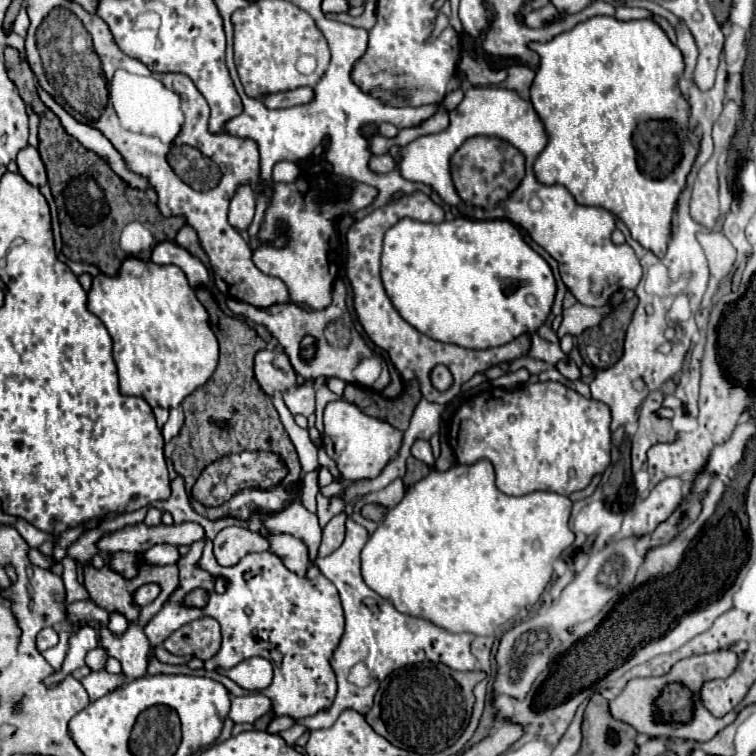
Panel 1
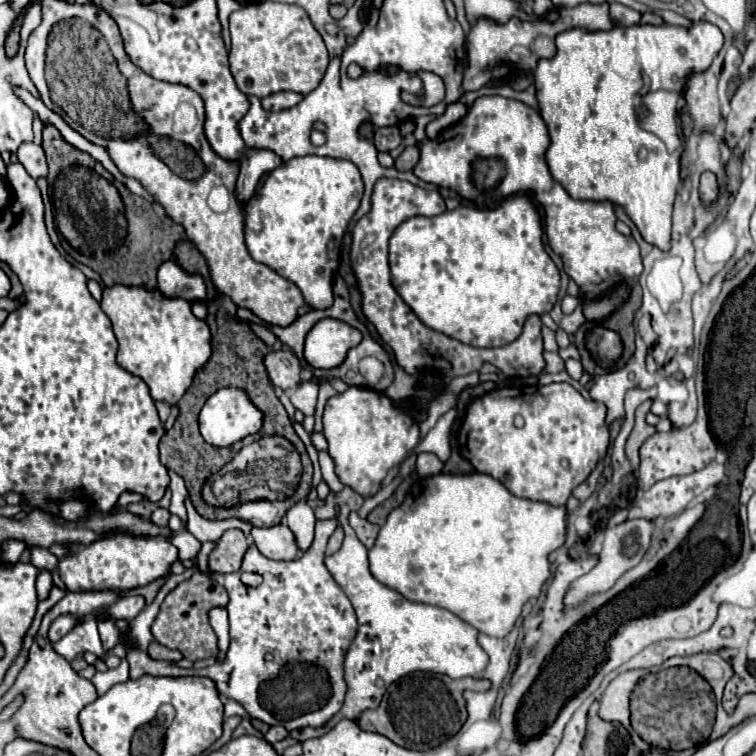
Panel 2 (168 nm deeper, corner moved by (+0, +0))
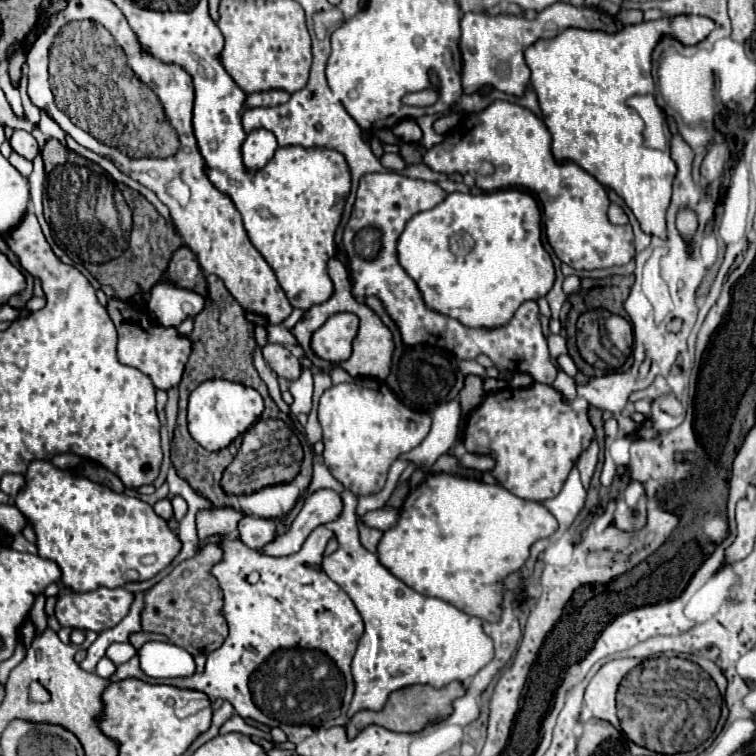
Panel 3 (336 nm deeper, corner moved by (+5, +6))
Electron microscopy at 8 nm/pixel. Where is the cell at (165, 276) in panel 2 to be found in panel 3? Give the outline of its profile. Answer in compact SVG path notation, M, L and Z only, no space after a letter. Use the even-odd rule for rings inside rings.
M160 282L152 288L148 310L160 326L180 326L184 320L202 312L204 298L192 290L182 290L172 282Z

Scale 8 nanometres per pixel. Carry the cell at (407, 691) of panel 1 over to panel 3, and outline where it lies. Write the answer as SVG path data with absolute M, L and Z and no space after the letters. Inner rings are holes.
M450 682L448 686L444 686L440 690L436 690L432 686L402 688L390 696L384 710L380 710L380 712L360 710L358 714L354 714L354 718L346 726L346 734L348 734L348 738L354 738L360 730L364 730L370 724L378 724L378 726L384 726L384 728L394 730L394 732L420 732L426 724L446 718L452 712L452 702L460 696L464 696L464 688L460 682Z

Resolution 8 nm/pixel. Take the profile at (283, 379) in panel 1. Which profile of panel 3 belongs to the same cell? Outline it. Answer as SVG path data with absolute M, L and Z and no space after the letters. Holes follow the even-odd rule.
M266 344L262 348L262 354L264 354L264 360L268 362L268 366L282 378L286 380L296 380L300 376L300 362L298 358L294 358L290 354L288 348L280 346L280 344Z

